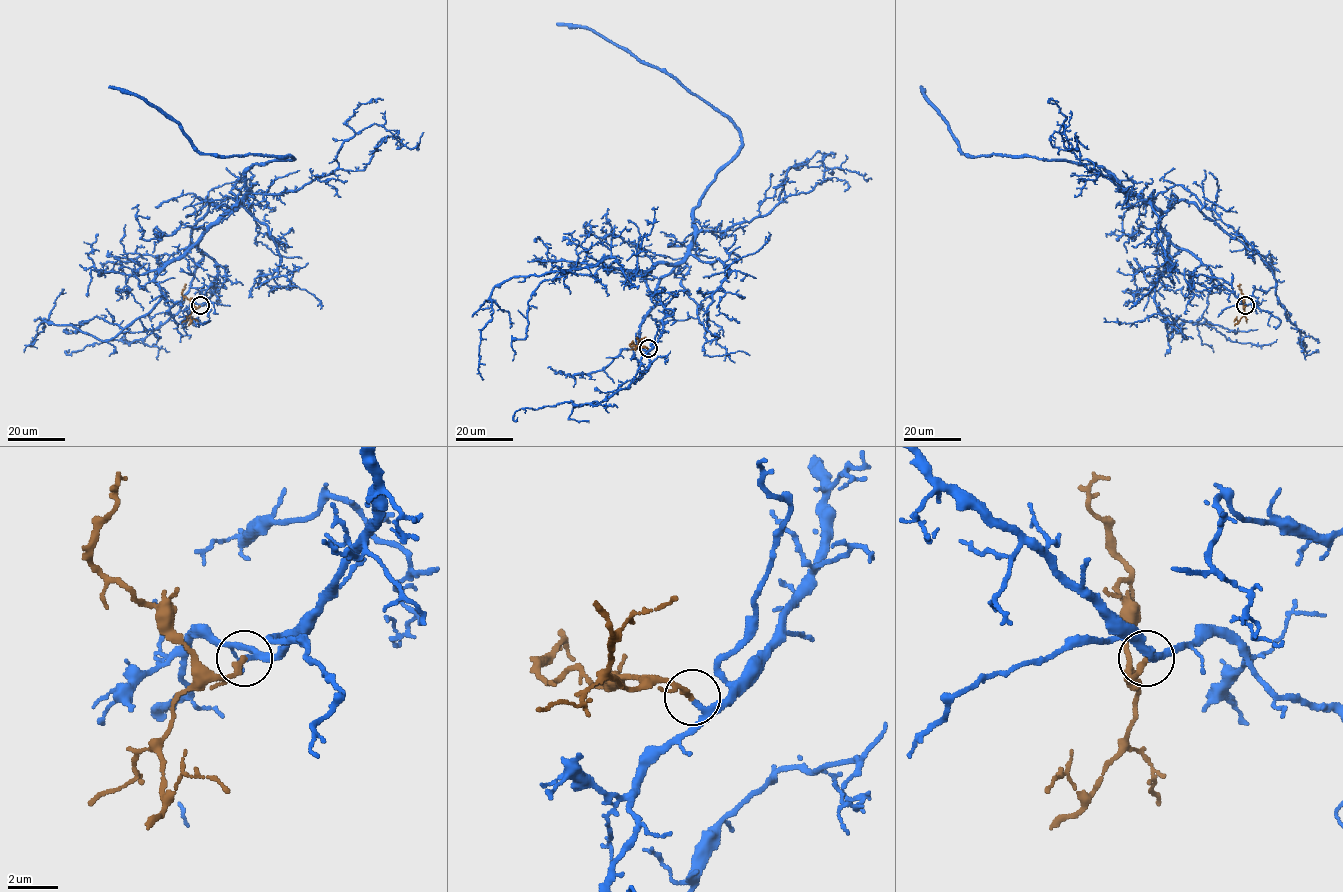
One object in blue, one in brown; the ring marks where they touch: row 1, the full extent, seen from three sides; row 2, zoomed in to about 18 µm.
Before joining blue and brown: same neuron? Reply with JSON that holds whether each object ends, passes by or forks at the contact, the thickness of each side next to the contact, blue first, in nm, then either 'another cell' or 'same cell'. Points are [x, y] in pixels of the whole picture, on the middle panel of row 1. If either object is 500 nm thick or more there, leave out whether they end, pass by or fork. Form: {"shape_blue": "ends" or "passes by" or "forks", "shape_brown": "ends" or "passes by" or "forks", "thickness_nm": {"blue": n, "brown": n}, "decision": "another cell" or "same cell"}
{"shape_blue": "passes by", "shape_brown": "ends", "thickness_nm": {"blue": 170, "brown": 240}, "decision": "same cell"}

